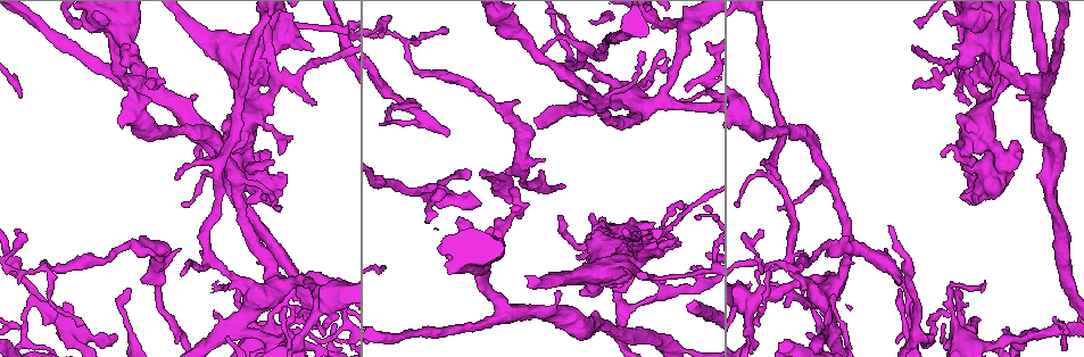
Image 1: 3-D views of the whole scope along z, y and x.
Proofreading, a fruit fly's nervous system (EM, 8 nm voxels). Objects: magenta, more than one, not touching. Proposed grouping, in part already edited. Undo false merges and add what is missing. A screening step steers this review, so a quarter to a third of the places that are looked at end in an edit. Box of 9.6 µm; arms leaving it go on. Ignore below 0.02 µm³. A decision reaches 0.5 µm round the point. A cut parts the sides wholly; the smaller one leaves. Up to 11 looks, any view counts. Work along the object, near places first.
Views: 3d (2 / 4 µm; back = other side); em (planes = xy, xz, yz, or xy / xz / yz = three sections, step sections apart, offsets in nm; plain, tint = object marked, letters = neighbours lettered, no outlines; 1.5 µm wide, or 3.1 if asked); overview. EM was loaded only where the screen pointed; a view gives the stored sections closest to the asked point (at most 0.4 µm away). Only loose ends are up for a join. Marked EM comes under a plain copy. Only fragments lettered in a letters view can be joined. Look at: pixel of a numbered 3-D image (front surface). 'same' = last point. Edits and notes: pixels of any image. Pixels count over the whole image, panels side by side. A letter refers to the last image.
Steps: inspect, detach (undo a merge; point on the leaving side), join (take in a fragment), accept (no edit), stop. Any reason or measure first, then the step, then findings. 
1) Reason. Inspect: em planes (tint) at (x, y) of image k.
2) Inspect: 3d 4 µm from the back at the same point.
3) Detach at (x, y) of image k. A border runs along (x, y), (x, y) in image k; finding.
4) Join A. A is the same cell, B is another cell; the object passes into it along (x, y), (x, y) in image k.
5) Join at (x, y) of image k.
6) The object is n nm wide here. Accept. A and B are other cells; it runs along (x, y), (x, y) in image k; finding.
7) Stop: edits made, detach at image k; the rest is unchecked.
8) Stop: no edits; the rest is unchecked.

Sharp bend. Inspect: em planes (letters) at (157, 79) of image 1.

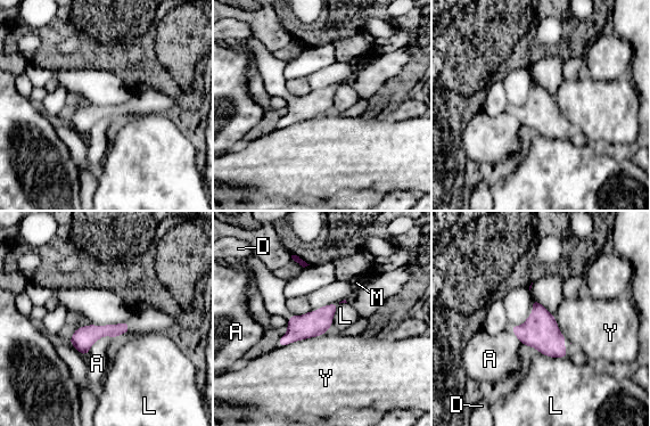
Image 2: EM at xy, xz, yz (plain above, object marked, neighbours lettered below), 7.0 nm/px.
Accept. A, D, L, M and Y are other cells; a border runs along (346, 302), (337, 306), (326, 332) in image 2; continuous, no second cell.

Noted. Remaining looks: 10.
An open end. Inspect: em xz step 4 (tint) at (316, 103) of image 1.

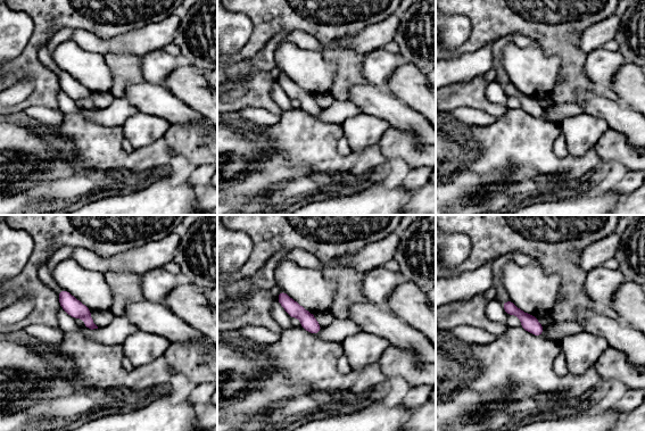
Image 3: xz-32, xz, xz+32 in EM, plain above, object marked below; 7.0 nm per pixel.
What lies round it. Inspect: em xz step 4 (letters) at the same point.

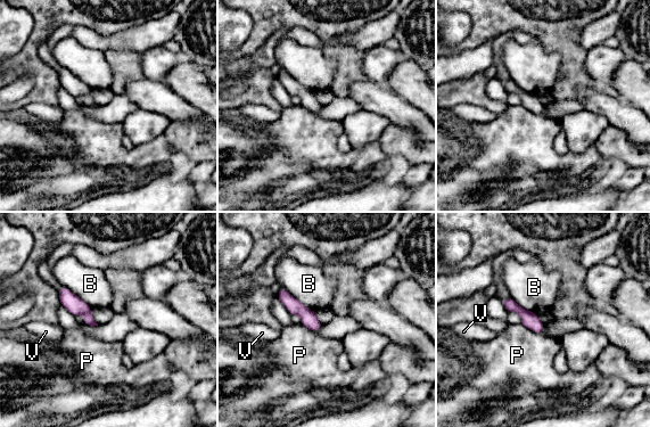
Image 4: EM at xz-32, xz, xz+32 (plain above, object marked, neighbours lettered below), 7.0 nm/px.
The longest contact is with B, 300 nm. Accept. B, P and V are other cells; no lettered fragment goes on from it.

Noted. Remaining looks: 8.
Branch stops here. Inspect: 3d 4 µm at (562, 220) of image 1.

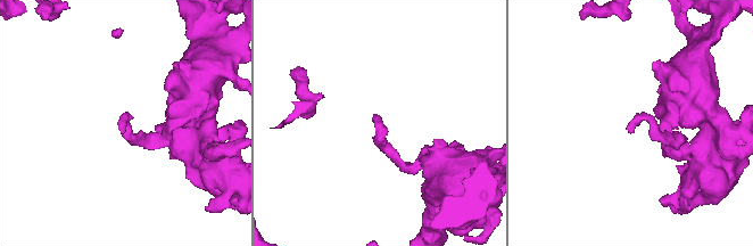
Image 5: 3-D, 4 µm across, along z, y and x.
Inspect: em planes (letters) at (124, 132) of image 5.

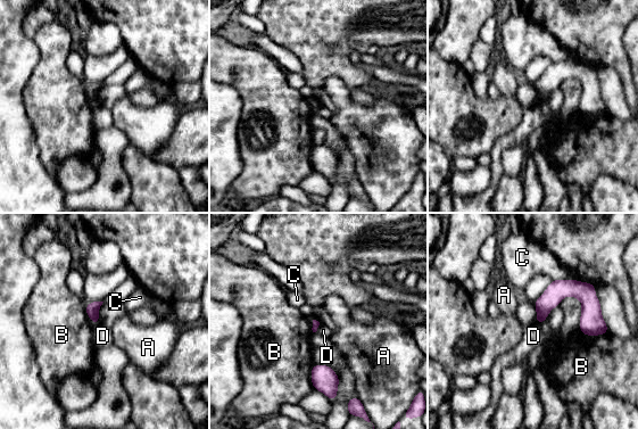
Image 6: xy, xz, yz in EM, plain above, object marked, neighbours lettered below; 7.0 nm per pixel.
The longest contact is with B, 200 nm. Accept. A, B, C and D are other cells; it runs along (538, 303), (577, 290), (604, 330) in image 6; none of them fits.

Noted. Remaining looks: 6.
Sharp bend. Inspect: 3d 2 µm from the back at (414, 69) of image 1.

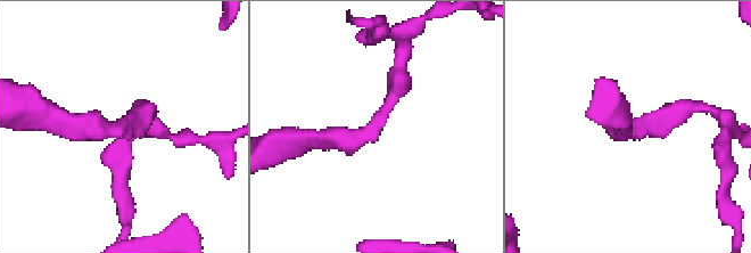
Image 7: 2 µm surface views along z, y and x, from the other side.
Now the EM. Inspect: em planes (letters) at (374, 127) of image 7.

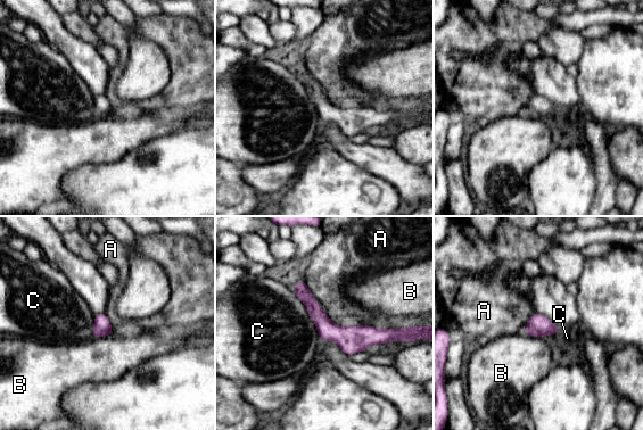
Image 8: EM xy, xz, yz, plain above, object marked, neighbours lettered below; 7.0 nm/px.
The object is 130 nm wide here. Accept. A, B and C are other cells; a border runs along (303, 280), (318, 304), (336, 324) in image 8; all the same cell.

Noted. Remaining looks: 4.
Free end. Inspect: 3d 2 µm at (895, 342) of image 1.

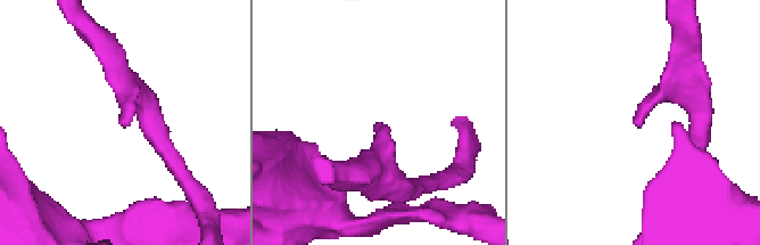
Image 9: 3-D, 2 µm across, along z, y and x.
The arms are 190, 190 nm wide. Inspect: em planes (letters) at (376, 125) of image 9.

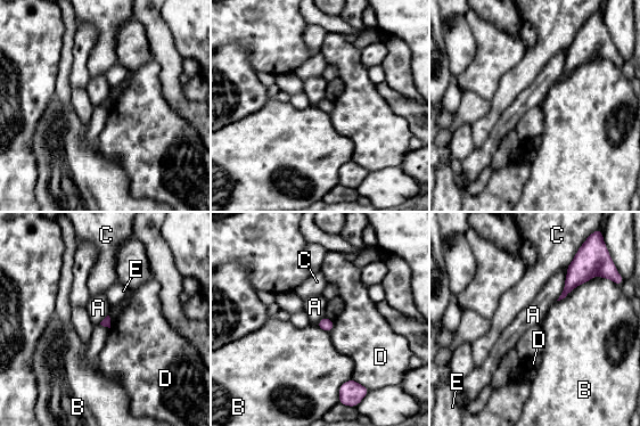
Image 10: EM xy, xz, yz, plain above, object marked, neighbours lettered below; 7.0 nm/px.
Accept. A, B, C, D and E are other cells; a border runs along (567, 269), (565, 286), (556, 300) in image 10; none of them fits.

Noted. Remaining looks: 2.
Stop: no edits; the rest is unchecked.

